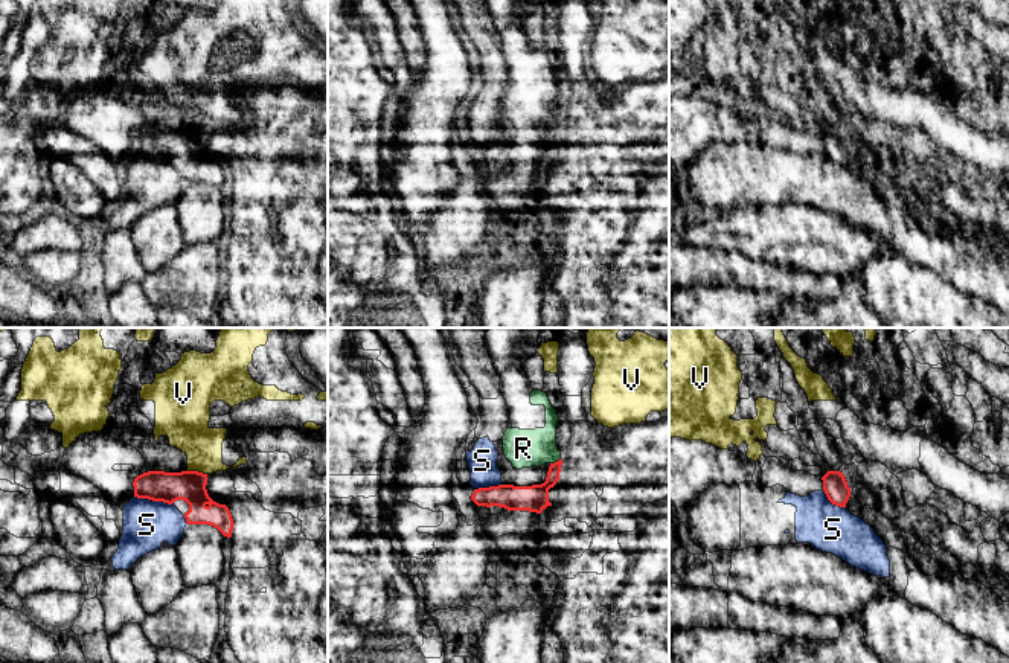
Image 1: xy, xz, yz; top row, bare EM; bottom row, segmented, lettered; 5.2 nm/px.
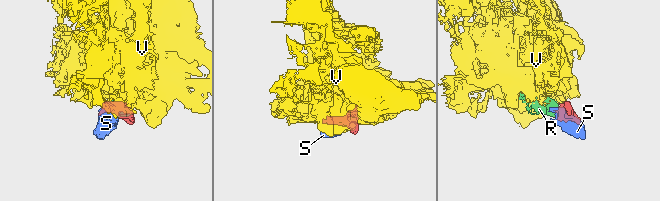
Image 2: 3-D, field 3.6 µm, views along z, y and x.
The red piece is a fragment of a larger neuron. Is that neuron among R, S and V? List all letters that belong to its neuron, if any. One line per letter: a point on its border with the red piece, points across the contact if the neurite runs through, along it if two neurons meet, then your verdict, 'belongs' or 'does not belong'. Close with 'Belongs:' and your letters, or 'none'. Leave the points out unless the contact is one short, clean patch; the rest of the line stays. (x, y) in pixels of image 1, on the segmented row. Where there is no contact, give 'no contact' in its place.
R: meets red in xz at (555, 462); runs through xz (534, 499), (550, 480), (555, 462), (541, 448), (523, 448); belongs
S: meets red in xy at (153, 500); border along xy (134, 496), (171, 505); does not belong
V: meets red in xy at (197, 471); does not belong
Belongs: R

